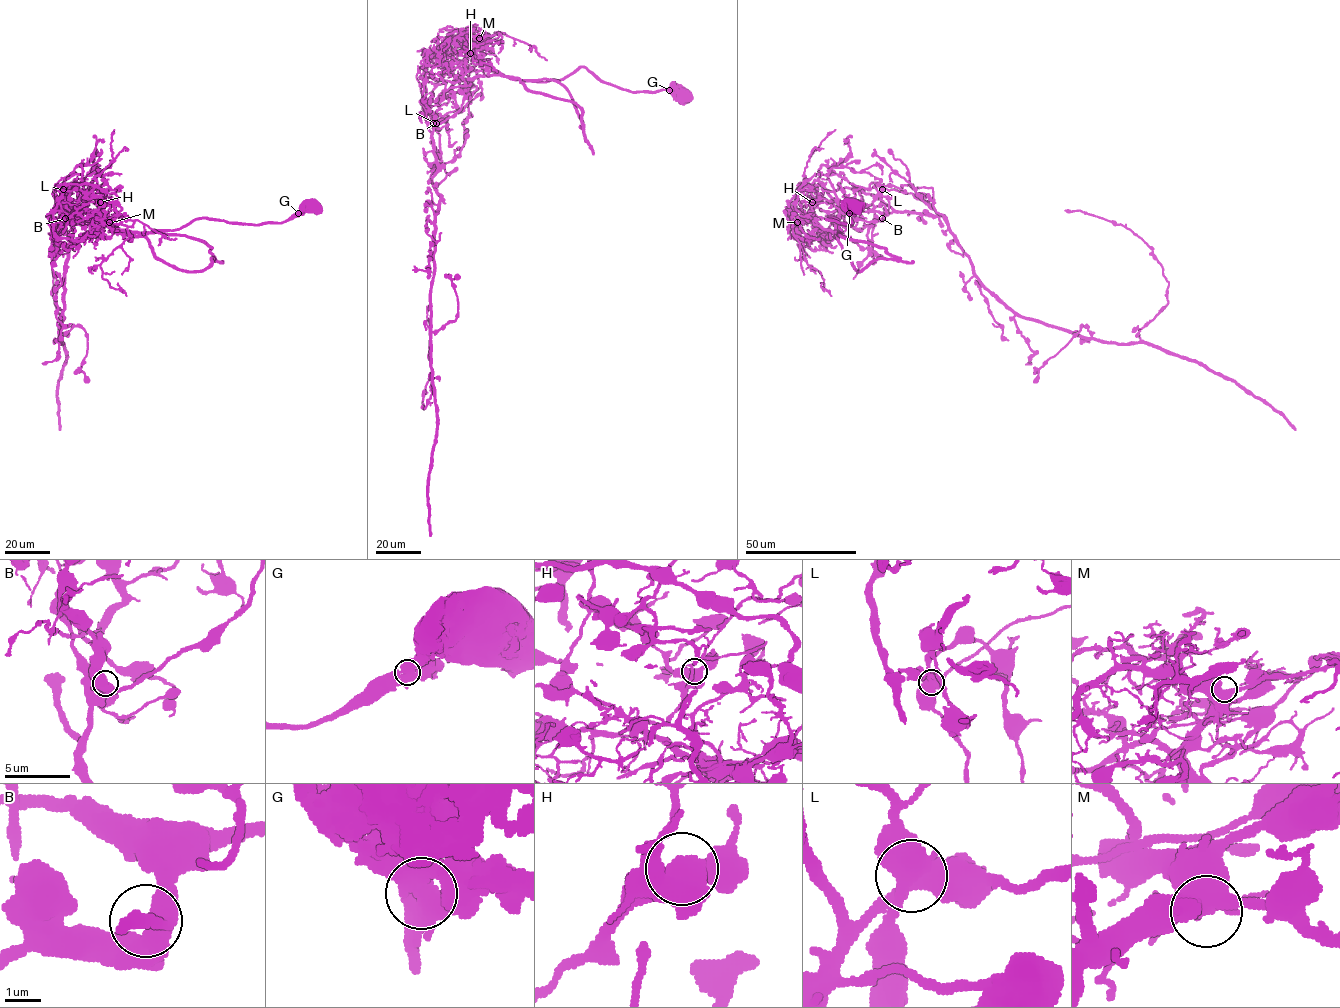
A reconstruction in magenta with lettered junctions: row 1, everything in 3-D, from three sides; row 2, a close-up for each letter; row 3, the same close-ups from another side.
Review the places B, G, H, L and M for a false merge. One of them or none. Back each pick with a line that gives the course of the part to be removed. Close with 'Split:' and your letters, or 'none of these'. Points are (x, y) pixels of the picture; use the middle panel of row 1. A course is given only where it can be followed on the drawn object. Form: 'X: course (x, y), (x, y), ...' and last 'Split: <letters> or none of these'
L: course (433, 123), (427, 122), (438, 168), (432, 183), (440, 197), (431, 398), (423, 409), (432, 370), (428, 305)
Split: L

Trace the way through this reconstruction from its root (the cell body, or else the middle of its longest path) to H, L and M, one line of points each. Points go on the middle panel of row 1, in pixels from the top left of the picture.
H: (680, 93), (623, 90), (584, 67), (545, 82), (512, 79), (484, 65), (468, 47), (461, 49), (470, 53)
L: (680, 93), (623, 90), (584, 67), (545, 82), (480, 75), (458, 80), (439, 99), (433, 123)
M: (680, 93), (623, 90), (584, 67), (545, 82), (512, 79), (475, 56), (473, 46), (479, 38)

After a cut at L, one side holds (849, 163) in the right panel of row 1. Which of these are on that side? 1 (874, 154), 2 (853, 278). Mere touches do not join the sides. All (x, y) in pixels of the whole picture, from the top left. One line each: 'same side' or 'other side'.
1: other side
2: other side

